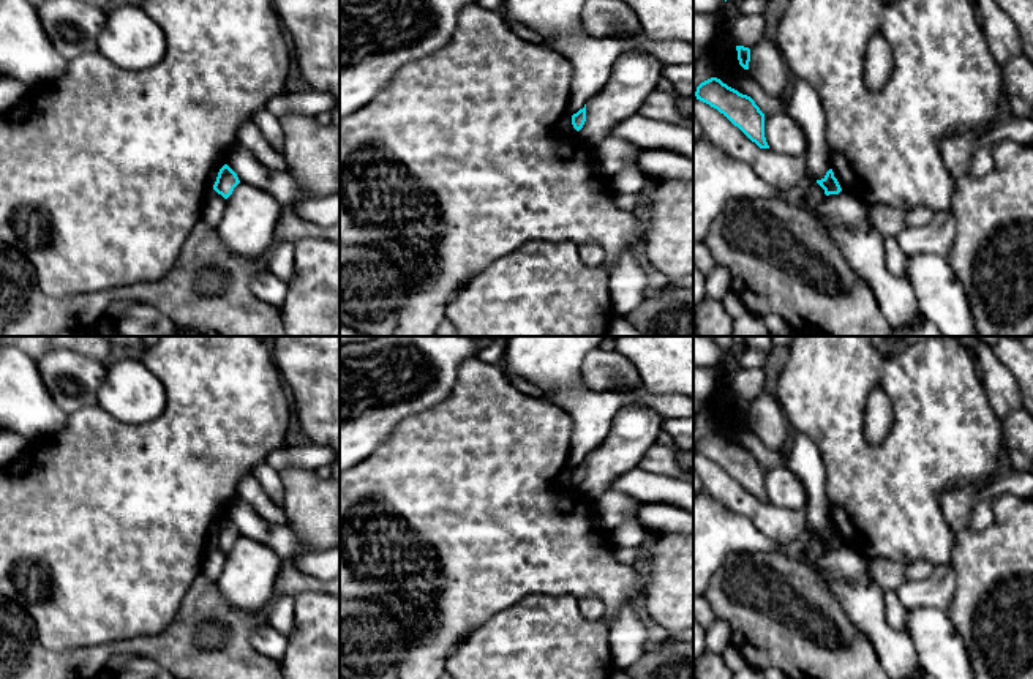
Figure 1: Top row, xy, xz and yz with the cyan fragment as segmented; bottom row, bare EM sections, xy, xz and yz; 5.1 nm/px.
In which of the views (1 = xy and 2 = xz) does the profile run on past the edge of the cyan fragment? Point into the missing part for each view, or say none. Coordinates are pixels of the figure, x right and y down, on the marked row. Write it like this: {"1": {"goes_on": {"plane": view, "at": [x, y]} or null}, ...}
{"1": {"goes_on": null}, "2": {"goes_on": null}}

